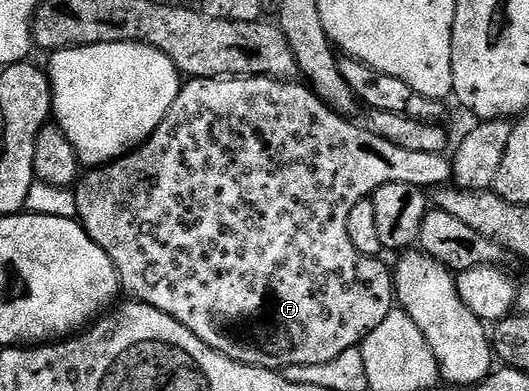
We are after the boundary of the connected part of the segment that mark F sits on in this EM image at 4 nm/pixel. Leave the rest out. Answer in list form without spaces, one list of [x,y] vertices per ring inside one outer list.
[[[267,76],[193,78],[185,81],[162,124],[158,124],[158,128],[141,146],[103,168],[89,169],[85,173],[88,175],[84,174],[74,186],[76,218],[93,244],[106,252],[116,269],[119,289],[132,297],[129,299],[169,314],[222,356],[273,372],[283,372],[294,365],[324,365],[347,349],[359,347],[366,335],[382,324],[386,309],[380,303],[379,294],[384,282],[376,274],[370,275],[367,282],[360,271],[361,259],[352,249],[351,241],[347,237],[340,238],[340,233],[343,230],[345,233],[349,225],[350,208],[357,205],[358,200],[371,199],[372,193],[386,184],[401,182],[413,188],[439,187],[450,170],[449,159],[436,152],[397,149],[392,152],[396,154],[384,159],[382,155],[360,146],[360,134],[352,127],[354,125],[336,118],[318,120],[318,116],[311,114],[305,95],[300,95],[298,87],[288,85],[292,84]]]

